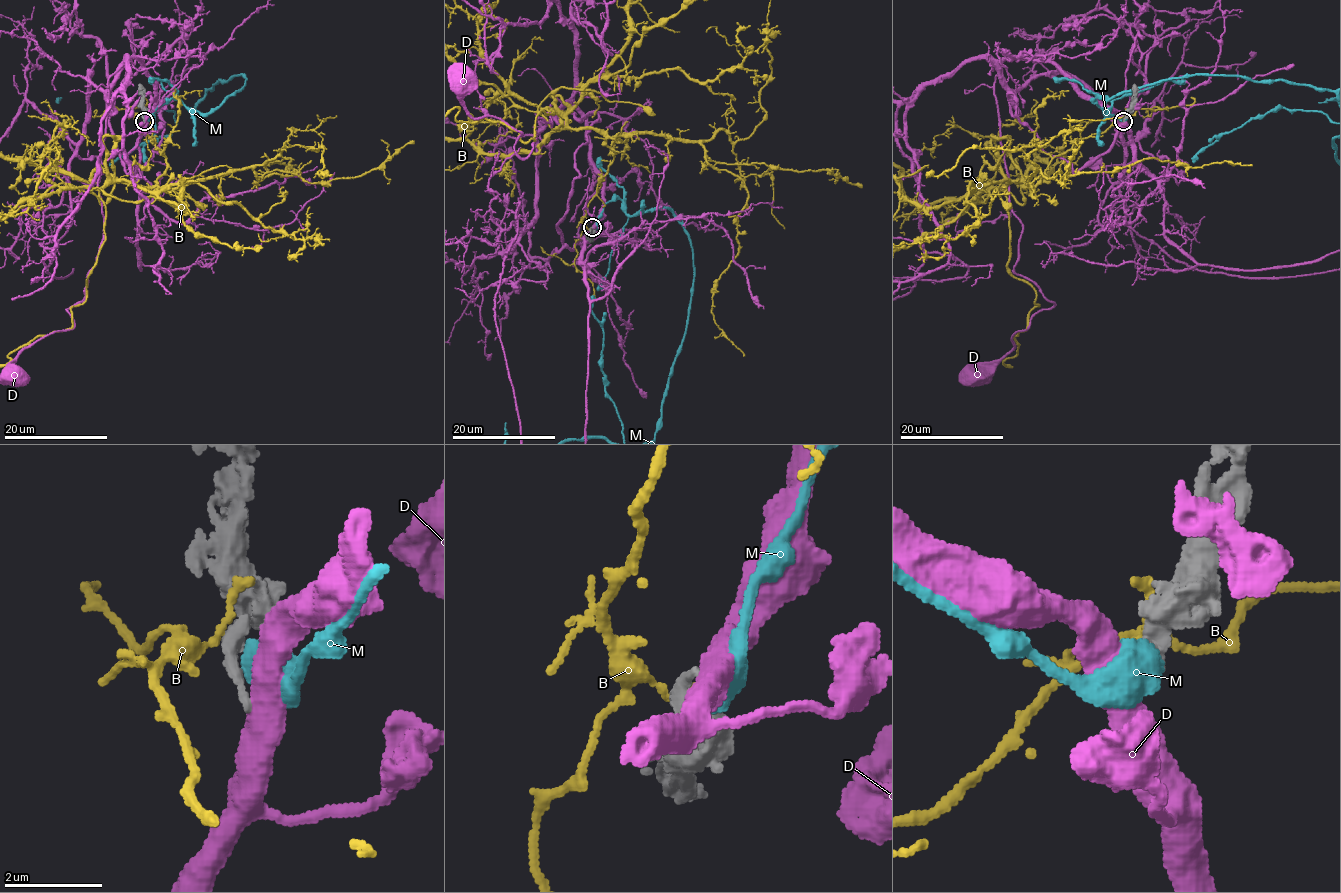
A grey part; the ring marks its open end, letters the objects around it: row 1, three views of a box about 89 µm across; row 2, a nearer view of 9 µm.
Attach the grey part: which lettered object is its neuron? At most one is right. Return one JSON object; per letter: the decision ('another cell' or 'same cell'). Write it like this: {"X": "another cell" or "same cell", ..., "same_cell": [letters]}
{"B": "another cell", "D": "another cell", "M": "another cell", "same_cell": []}

